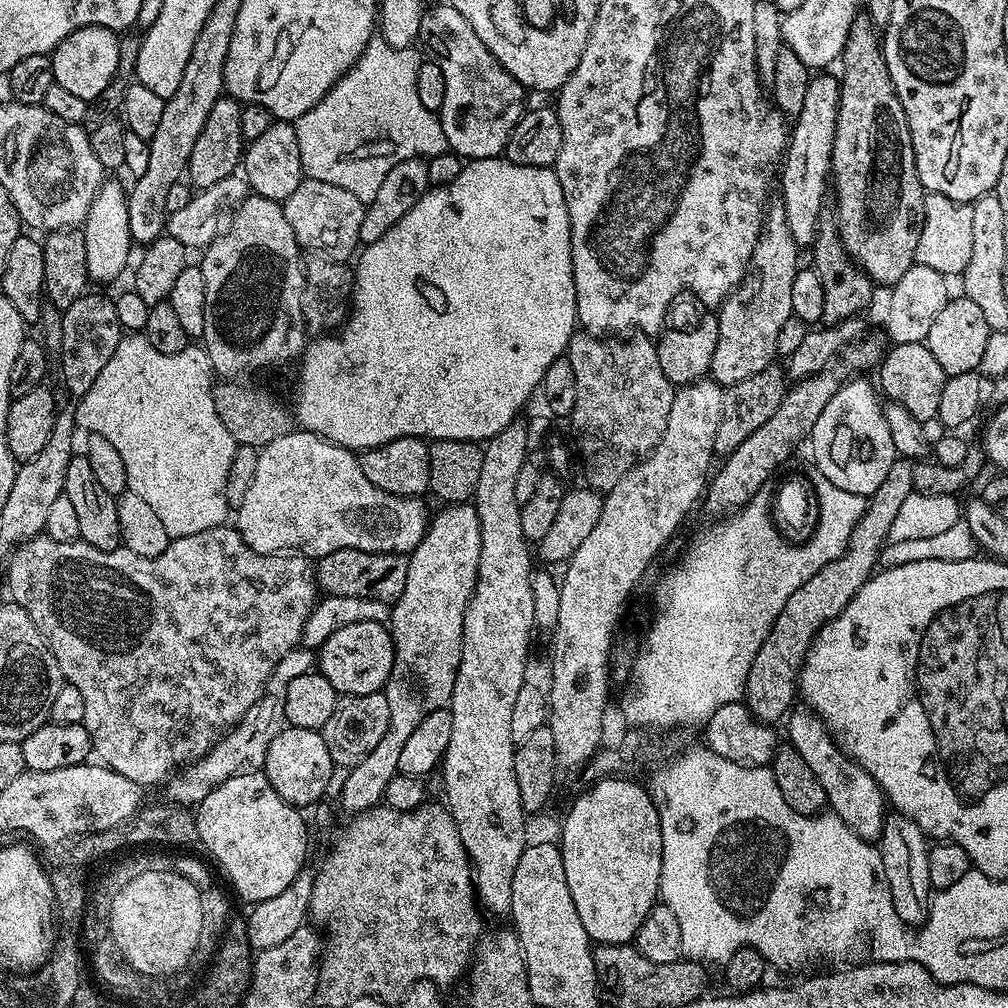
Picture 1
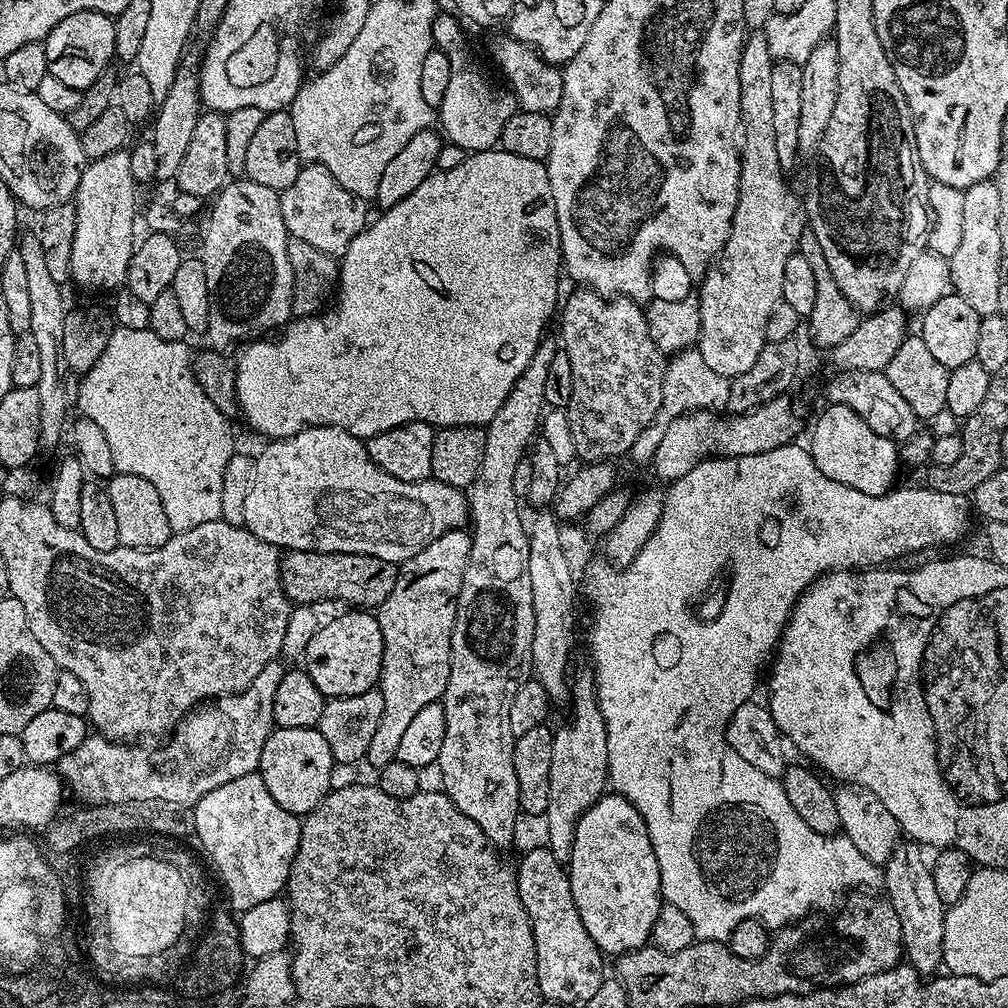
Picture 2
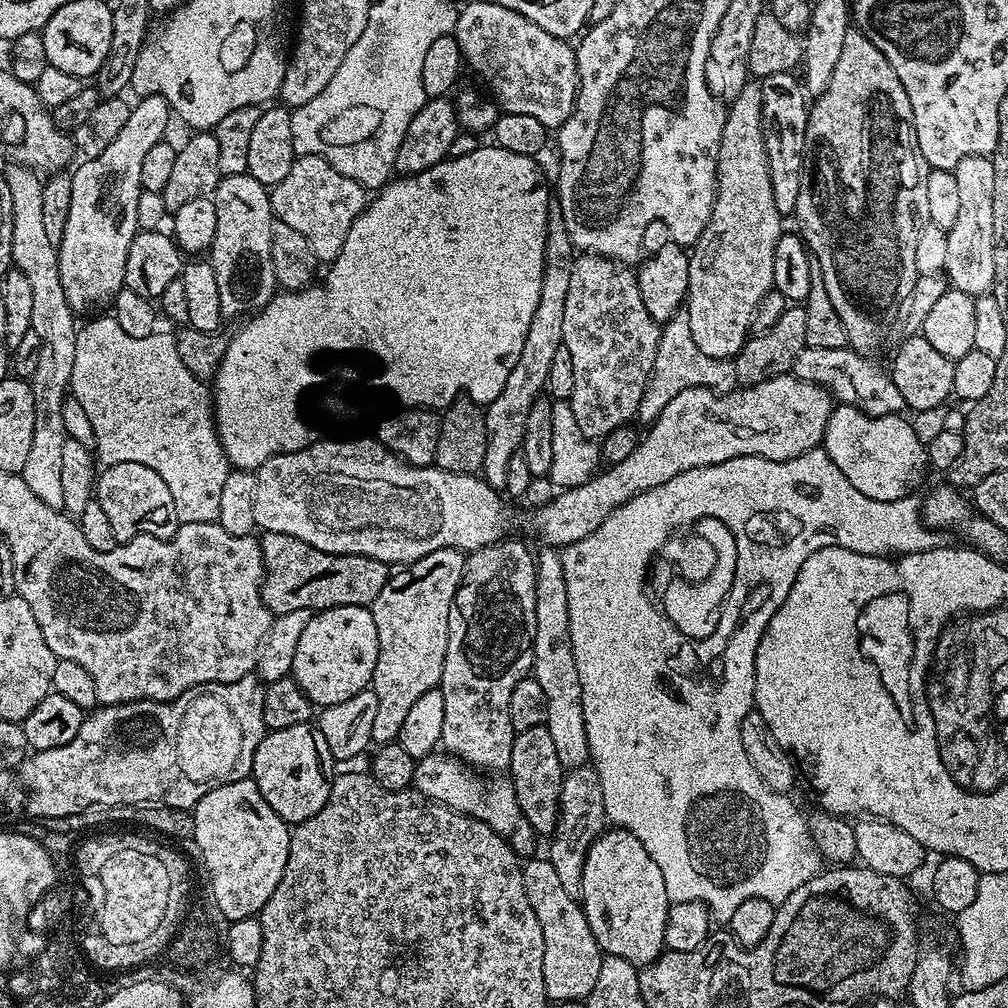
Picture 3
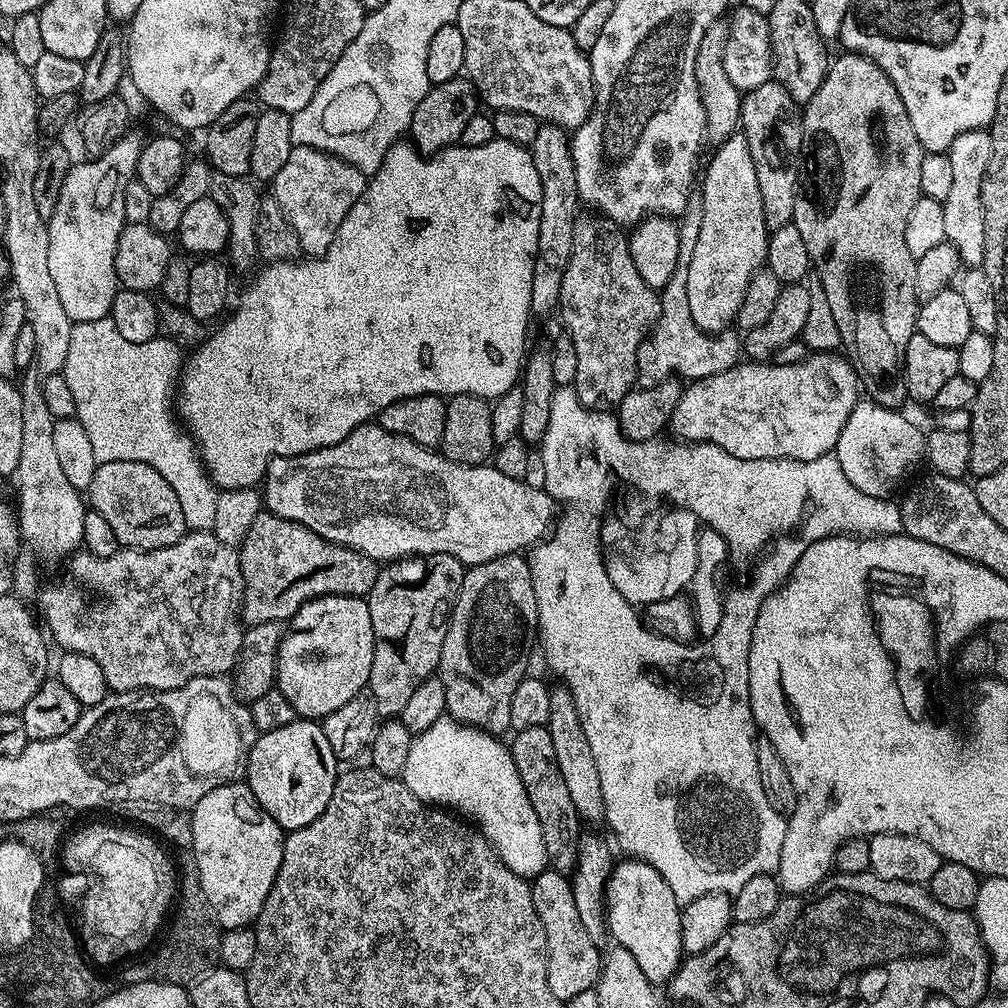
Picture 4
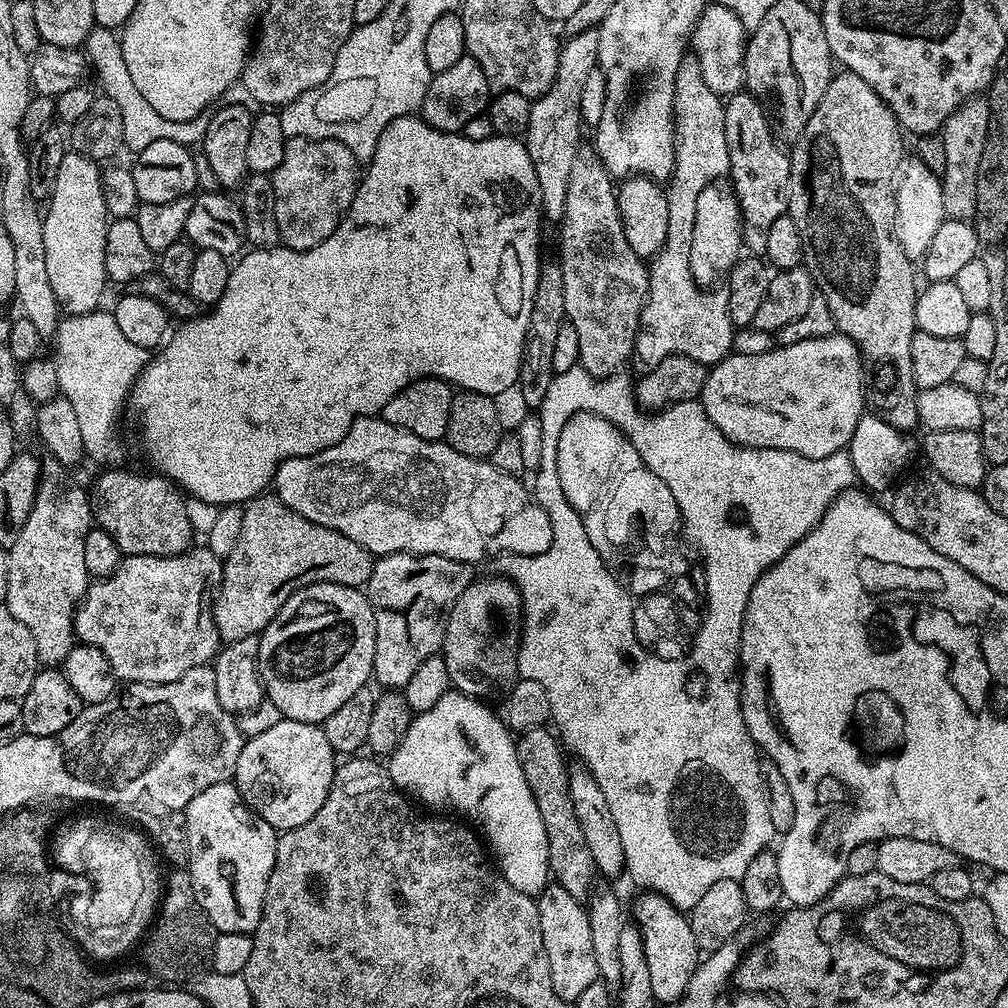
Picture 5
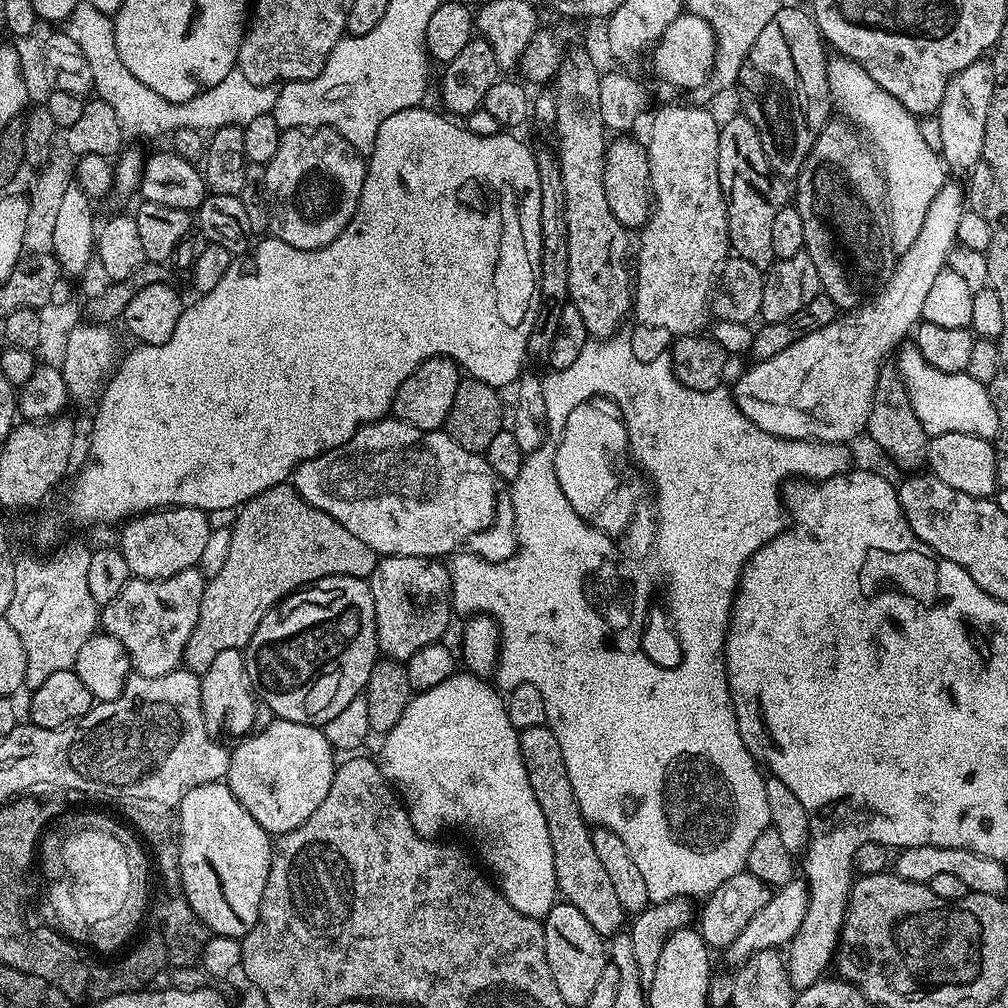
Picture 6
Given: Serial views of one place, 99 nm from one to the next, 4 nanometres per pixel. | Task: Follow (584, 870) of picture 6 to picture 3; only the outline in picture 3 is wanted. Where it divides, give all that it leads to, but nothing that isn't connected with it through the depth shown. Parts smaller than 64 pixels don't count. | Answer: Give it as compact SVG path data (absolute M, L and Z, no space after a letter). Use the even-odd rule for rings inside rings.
M546 725L530 726L530 730L517 732L510 750L510 766L506 772L514 786L516 801L526 822L530 822L530 826L541 837L551 837L558 826L560 795L566 770L562 762L558 762L558 753Z

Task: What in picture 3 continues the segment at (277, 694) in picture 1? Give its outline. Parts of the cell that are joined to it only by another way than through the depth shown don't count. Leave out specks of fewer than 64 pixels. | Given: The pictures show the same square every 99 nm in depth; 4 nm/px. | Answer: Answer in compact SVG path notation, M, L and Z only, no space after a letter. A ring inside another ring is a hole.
M255 675L244 676L232 684L199 684L186 690L177 700L131 700L128 704L105 704L89 711L82 722L82 730L74 734L66 746L58 746L54 750L32 752L18 769L19 779L26 789L26 809L32 818L52 819L54 815L65 812L77 813L103 806L105 809L115 809L117 806L144 806L169 804L172 808L195 809L196 803L210 790L217 786L226 786L230 782L238 782L251 777L254 750L258 742L266 735L264 719L262 718L262 702L264 701L265 685Z

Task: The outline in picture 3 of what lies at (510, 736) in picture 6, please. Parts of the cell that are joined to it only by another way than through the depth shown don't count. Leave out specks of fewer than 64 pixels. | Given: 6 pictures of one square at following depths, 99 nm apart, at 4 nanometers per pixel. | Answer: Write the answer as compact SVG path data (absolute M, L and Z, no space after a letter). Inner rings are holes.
M437 750L418 761L414 788L415 791L464 816L486 822L486 826L490 826L490 830L500 835L512 847L513 852L525 854L524 852L535 850L538 833L530 826L530 822L526 822L518 806L511 779L500 774L481 774L463 760L457 760L455 756Z

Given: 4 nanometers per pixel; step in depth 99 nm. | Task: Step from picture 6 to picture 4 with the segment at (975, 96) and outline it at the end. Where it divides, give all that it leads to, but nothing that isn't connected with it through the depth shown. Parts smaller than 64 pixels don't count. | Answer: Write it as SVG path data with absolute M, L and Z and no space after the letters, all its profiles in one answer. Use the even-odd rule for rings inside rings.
M988 130L958 134L946 153L954 175L950 195L942 201L946 222L944 238L954 246L954 250L958 250L961 265L968 268L981 267L986 254L986 214L982 210L982 178L990 166L991 153L992 133Z

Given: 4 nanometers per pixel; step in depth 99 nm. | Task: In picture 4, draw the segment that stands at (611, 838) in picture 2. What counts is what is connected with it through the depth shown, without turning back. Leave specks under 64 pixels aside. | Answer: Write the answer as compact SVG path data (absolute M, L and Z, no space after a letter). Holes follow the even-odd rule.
M635 858L625 859L625 864L617 863L608 875L608 885L604 888L604 907L606 909L606 932L611 939L622 945L630 954L634 954L642 974L646 974L653 986L667 985L672 975L680 969L680 962L686 953L682 946L682 928L680 926L681 901L674 898L674 890L666 886L666 878L654 870L654 866Z

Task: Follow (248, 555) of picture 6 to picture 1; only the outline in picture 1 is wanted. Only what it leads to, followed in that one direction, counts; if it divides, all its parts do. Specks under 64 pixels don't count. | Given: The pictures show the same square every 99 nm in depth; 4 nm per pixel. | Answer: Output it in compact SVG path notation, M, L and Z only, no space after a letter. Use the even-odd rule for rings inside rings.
M334 550L334 554L319 557L314 564L316 587L321 593L346 598L374 598L385 602L394 602L406 587L408 556L399 552L367 552L366 550Z

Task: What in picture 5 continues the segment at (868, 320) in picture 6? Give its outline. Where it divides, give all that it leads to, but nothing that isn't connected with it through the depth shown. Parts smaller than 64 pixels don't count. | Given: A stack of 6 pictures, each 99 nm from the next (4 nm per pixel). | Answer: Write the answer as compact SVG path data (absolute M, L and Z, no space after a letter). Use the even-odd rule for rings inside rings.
M833 334L775 346L755 356L730 354L708 368L708 377L698 399L710 422L734 444L744 448L790 450L806 458L826 458L847 449L860 417L865 415L865 375L864 362L855 342L849 336Z

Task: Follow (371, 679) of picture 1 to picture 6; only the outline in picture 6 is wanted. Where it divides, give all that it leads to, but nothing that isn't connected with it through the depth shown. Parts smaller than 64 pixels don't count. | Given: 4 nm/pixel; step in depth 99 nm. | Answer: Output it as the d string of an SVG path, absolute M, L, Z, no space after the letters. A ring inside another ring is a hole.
M327 576L316 581L311 586L305 586L291 592L289 596L284 597L280 603L270 609L266 614L266 618L262 618L262 622L258 622L258 630L254 630L254 638L250 638L250 642L242 651L244 661L246 662L246 674L252 683L253 693L259 697L263 704L270 706L275 719L289 720L290 722L298 722L299 724L315 724L317 726L322 726L326 722L330 722L330 718L335 718L348 703L354 702L354 698L362 695L366 682L370 678L370 670L374 670L378 659L376 611L374 610L374 598L372 597L372 589L369 581L359 580L353 576Z

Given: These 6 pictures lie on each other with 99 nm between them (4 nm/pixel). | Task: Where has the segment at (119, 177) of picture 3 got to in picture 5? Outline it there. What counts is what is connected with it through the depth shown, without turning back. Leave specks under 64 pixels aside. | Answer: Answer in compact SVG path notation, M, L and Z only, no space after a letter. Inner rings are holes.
M65 151L43 217L46 274L56 300L67 315L95 311L101 305L100 298L108 284L105 246L110 217L106 210L101 167L84 155Z

